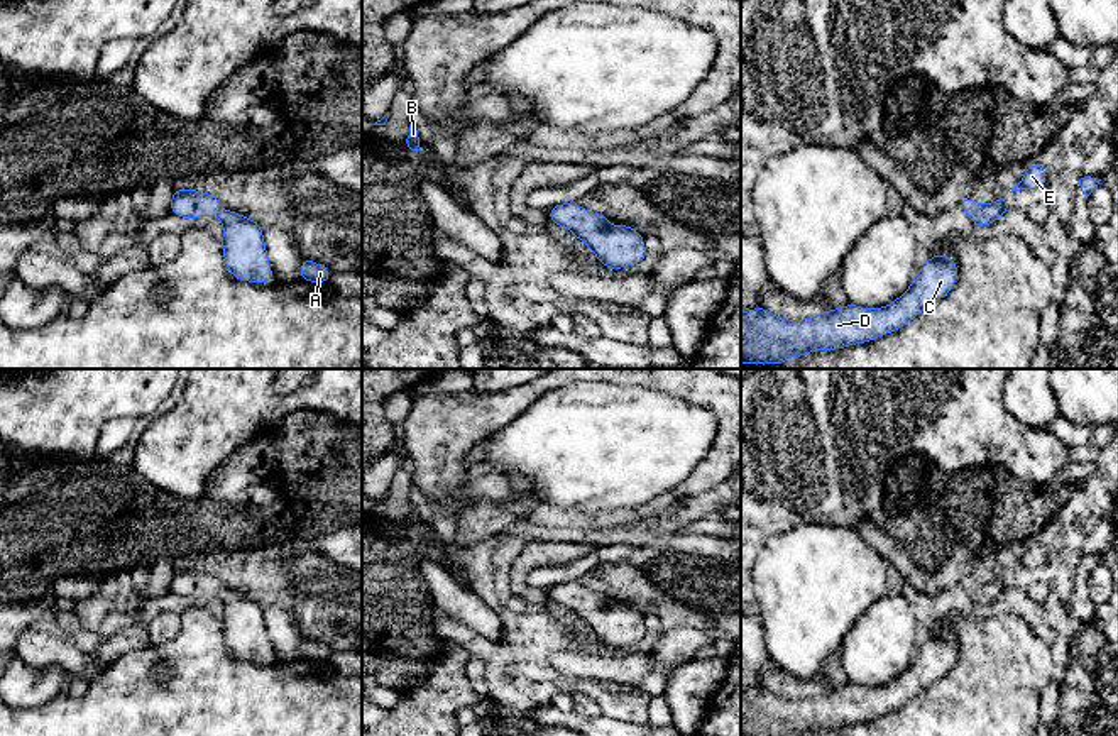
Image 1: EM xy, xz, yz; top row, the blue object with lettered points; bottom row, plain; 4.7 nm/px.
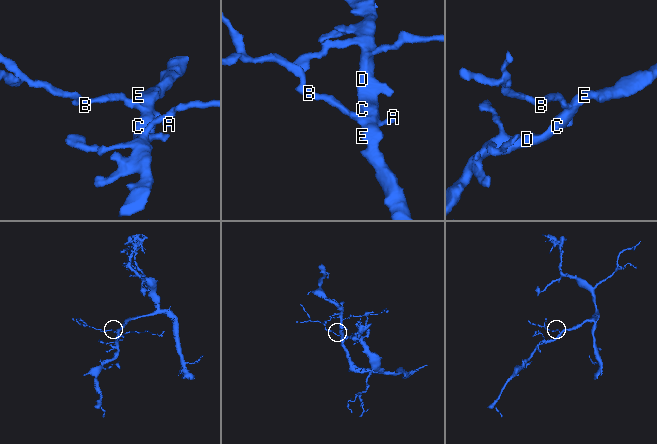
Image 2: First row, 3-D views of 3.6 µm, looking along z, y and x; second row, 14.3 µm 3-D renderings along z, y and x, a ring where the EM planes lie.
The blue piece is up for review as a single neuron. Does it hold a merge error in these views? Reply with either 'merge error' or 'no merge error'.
no merge error

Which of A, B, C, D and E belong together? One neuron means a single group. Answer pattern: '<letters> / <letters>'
A B C D E

